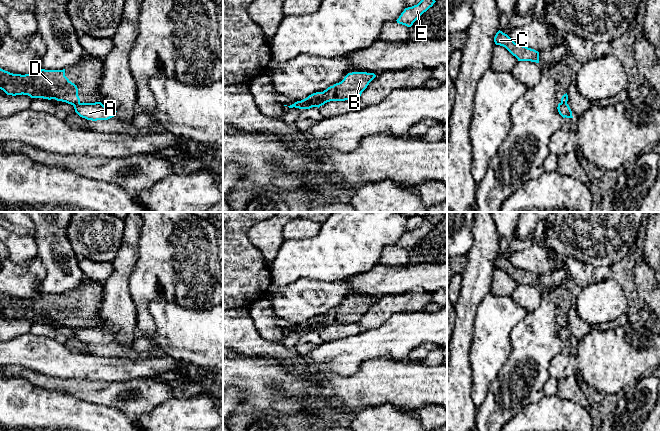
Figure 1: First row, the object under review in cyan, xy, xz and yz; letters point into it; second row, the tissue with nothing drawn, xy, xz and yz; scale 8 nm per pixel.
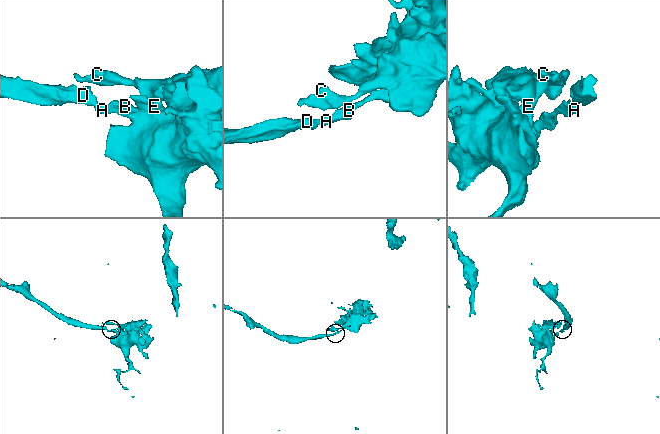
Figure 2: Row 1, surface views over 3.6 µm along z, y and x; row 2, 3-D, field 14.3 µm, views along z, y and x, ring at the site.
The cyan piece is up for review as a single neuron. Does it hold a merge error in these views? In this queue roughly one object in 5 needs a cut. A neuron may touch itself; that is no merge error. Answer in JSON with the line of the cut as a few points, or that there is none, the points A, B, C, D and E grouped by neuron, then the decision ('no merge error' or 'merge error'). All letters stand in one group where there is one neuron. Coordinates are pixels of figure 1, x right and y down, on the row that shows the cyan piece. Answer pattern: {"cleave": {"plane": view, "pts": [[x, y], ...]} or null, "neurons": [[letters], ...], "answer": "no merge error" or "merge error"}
{"cleave": {"plane": "xy", "pts": [[79, 102], [74, 106]]}, "neurons": [["A", "B", "C", "E"], ["D"]], "answer": "merge error"}

